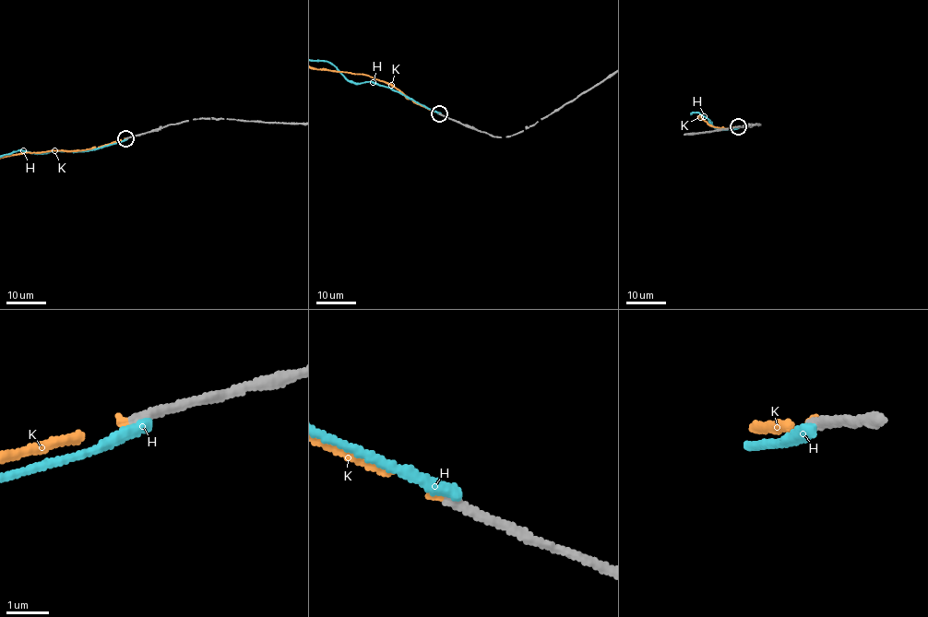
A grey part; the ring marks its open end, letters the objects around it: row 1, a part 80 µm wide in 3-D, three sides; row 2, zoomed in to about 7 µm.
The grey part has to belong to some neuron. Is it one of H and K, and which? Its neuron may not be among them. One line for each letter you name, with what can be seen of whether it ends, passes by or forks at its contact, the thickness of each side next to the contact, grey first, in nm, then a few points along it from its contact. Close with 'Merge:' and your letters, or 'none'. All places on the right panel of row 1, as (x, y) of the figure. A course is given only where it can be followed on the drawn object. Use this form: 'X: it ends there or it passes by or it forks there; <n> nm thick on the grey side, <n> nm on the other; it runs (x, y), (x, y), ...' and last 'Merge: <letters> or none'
K: it ends there; 240 nm thick on the grey side, 130 nm on the other
Merge: K

